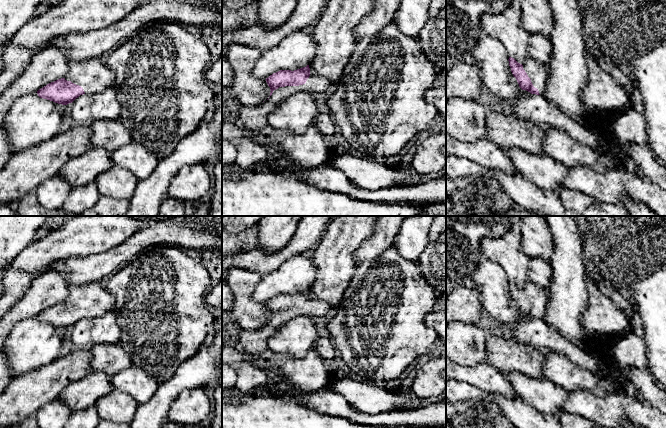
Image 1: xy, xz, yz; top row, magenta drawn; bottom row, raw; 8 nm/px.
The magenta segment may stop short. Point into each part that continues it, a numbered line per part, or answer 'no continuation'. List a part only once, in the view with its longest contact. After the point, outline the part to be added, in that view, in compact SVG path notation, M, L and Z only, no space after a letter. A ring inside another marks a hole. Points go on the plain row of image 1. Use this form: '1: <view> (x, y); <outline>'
1: xz (252, 342); M310 298L303 309L279 311L273 315L268 324L259 329L240 330L237 338L239 349L249 357L264 354L268 351L268 339L292 318L298 315L328 317L333 312L329 303Z

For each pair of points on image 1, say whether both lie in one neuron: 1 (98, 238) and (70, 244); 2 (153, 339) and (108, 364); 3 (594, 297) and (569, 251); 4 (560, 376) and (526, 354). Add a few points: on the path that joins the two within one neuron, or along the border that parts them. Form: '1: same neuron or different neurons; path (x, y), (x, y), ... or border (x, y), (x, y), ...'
1: same neuron; path (91, 238), (77, 238)
2: different neurons; border (119, 342), (129, 356), (132, 365)
3: different neurons; border (586, 282), (587, 306)
4: different neurons; border (544, 356), (542, 375)

